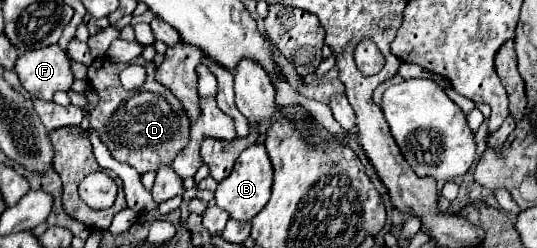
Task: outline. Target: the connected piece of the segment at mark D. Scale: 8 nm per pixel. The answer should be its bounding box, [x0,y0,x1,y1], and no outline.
[88,56,190,174]

